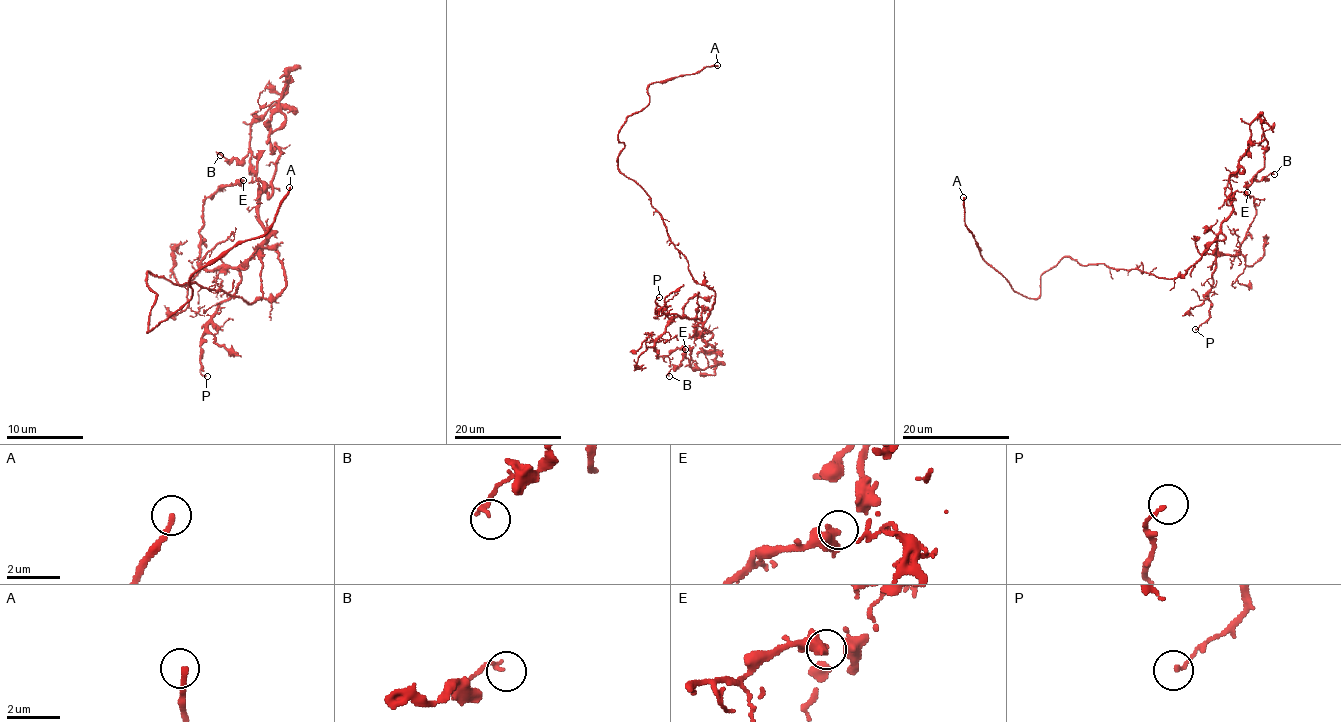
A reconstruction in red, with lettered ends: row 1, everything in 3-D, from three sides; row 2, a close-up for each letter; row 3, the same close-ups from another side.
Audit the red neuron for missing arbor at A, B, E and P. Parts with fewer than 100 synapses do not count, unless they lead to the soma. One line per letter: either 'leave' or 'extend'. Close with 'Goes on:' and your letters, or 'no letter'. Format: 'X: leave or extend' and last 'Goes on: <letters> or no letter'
A: extend
B: leave
E: leave
P: leave
Goes on: A

